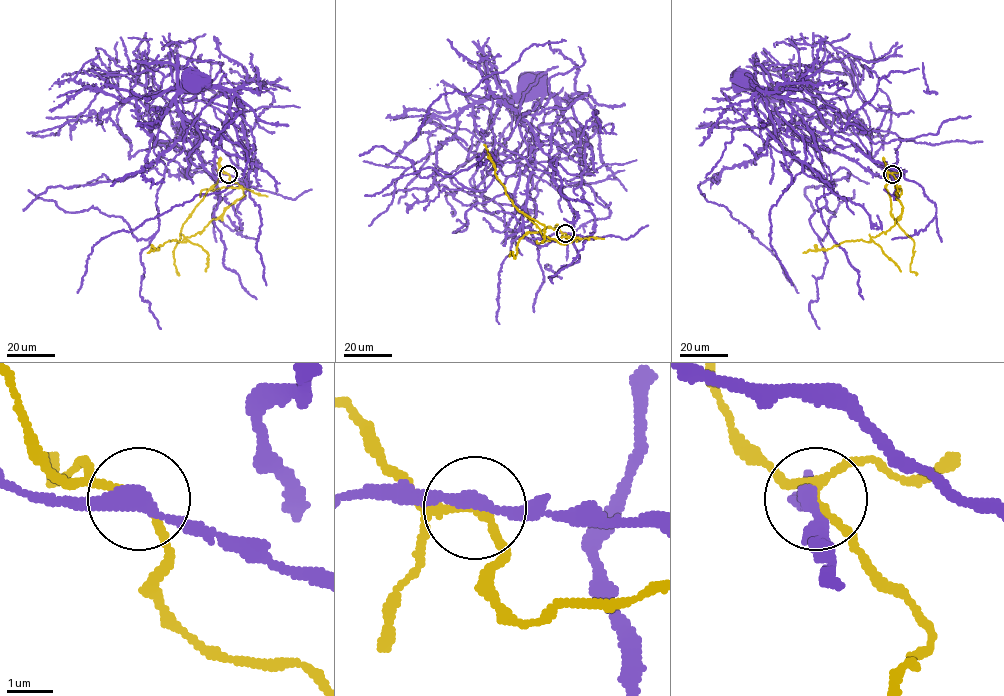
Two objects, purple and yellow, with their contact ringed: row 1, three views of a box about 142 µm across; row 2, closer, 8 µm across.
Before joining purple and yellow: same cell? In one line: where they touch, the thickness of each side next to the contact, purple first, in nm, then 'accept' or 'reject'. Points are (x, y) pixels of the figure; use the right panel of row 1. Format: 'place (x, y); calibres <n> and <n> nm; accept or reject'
place (892, 174); calibres 300 and 150 nm; reject

